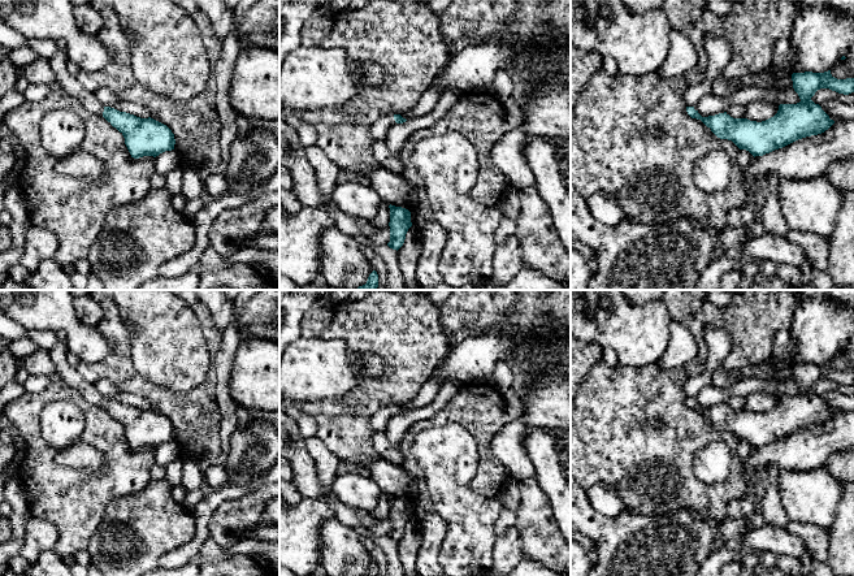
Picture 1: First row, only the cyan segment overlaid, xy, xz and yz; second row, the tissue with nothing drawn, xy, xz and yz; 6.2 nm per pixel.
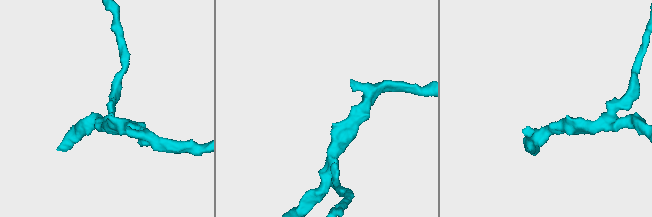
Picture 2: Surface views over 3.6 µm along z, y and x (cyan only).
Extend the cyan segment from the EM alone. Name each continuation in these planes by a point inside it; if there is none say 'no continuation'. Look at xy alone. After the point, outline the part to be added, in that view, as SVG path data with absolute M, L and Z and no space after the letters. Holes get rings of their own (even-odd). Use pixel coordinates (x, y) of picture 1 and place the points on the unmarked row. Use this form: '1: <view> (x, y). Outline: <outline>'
1: xy (69, 375). Outline: M57 332L55 347L49 351L51 359L56 367L55 376L70 387L77 389L83 399L91 404L103 407L104 397L96 390L95 385L88 382L66 359L69 352L68 338L62 332Z

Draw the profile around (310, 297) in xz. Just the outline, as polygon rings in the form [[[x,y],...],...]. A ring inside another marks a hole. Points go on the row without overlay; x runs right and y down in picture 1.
[[[279,290],[279,359],[287,346],[302,337],[302,317],[304,312],[331,290],[299,290],[287,293]]]

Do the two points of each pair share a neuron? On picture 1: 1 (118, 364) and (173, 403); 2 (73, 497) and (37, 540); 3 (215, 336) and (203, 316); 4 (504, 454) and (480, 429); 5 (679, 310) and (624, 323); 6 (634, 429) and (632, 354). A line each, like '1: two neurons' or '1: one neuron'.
1: one neuron
2: two neurons
3: one neuron
4: two neurons
5: two neurons
6: two neurons

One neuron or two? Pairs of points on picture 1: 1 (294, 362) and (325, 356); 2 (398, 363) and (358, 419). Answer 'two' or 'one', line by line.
1: one
2: one

